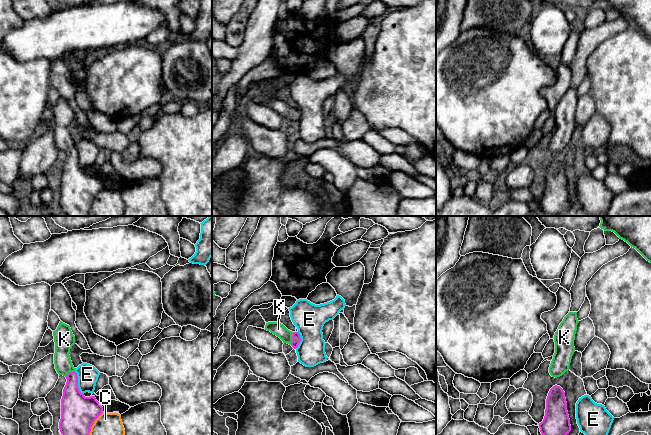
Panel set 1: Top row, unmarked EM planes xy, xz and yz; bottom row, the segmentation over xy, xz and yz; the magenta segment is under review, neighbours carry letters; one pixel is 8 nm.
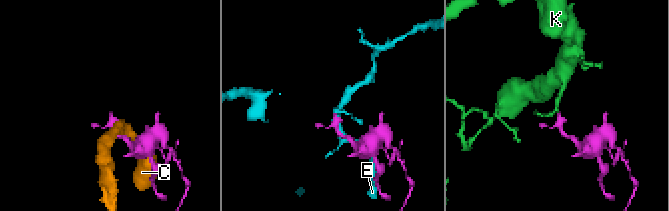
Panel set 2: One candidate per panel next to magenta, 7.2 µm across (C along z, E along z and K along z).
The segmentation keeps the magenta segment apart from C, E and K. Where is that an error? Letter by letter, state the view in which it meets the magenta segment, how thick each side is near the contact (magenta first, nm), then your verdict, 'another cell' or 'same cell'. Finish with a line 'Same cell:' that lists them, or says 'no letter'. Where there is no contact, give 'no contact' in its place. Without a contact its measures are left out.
C: meets magenta in xy; 280 nm thick on the magenta side, 280 nm on the other; another cell
E: meets magenta in xy; 280 nm thick on the magenta side, 160 nm on the other; another cell
K: meets magenta in xz; 70 nm thick on the magenta side, 110 nm on the other; same cell
Same cell: K

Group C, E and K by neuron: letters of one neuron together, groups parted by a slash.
C / E / K

